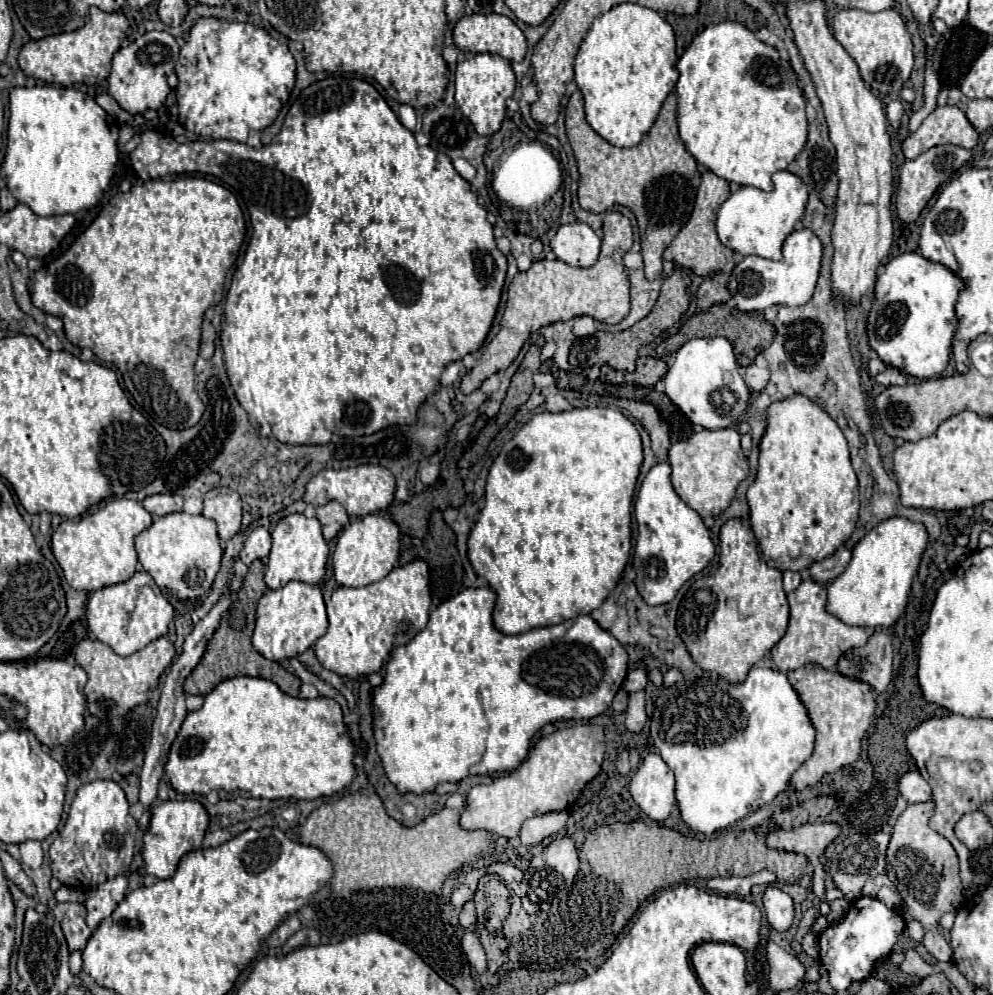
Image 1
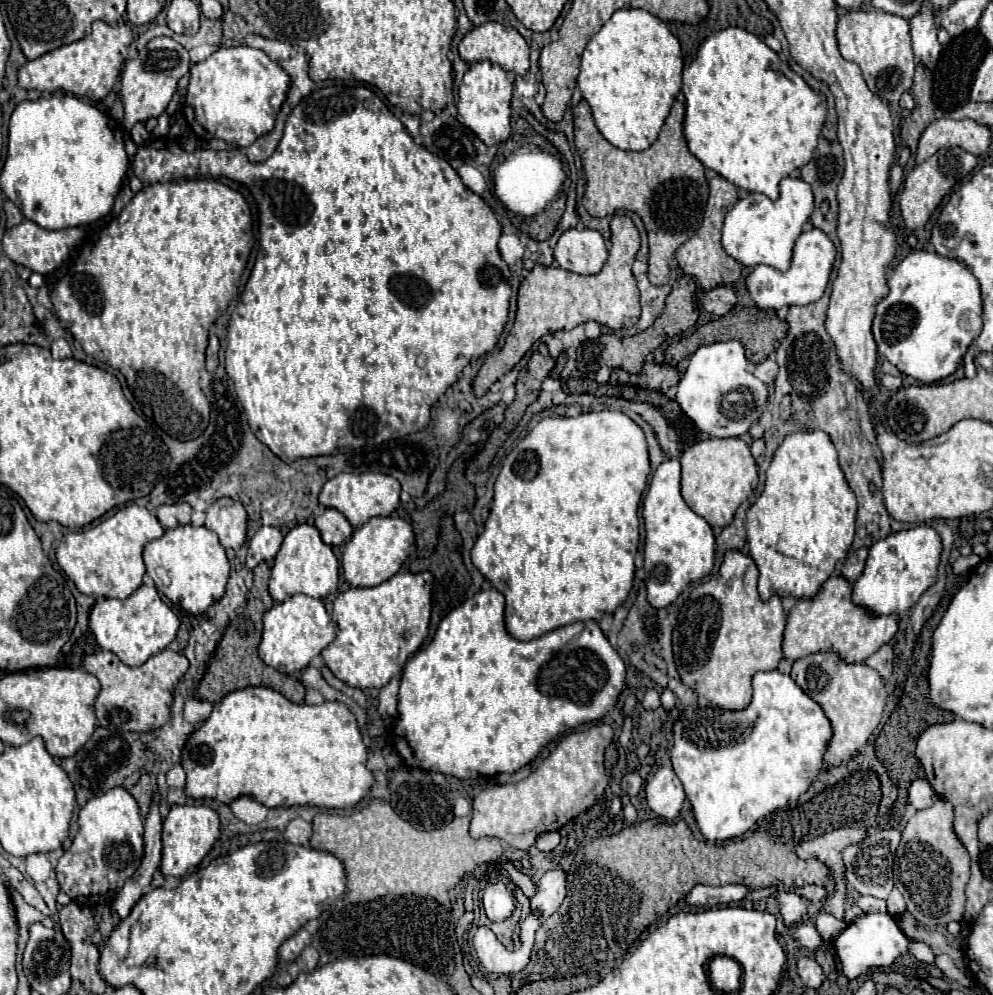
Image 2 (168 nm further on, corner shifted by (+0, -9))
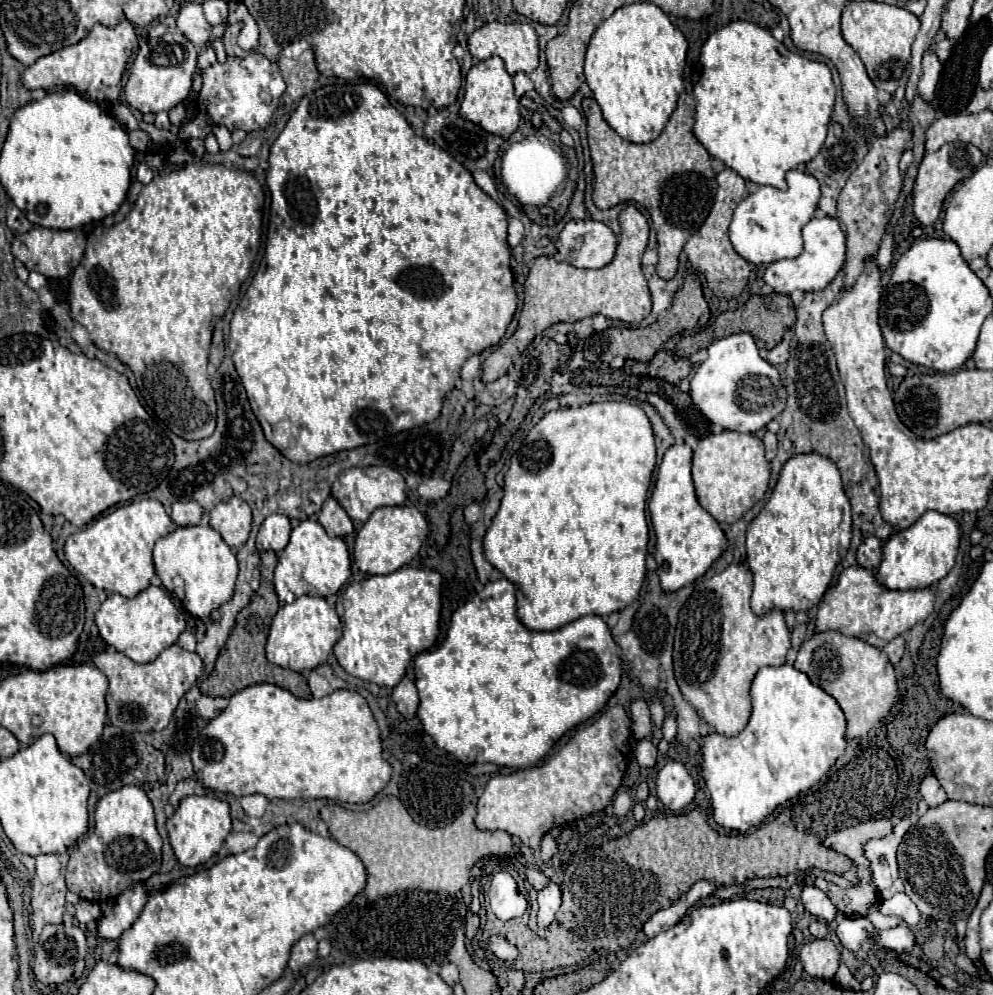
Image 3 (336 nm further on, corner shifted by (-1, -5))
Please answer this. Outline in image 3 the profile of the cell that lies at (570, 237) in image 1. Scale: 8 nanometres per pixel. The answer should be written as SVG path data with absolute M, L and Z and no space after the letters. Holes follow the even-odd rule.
M573 219L565 225L555 245L563 261L583 269L599 269L615 257L617 237L601 221Z

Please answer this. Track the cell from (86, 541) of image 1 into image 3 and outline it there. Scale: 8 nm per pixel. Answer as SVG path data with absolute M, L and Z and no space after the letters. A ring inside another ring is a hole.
M157 499L133 501L105 517L95 519L87 529L71 535L65 543L65 557L97 589L121 593L123 597L135 597L149 587L149 581L155 575L155 541L175 529L177 525L167 515L163 503Z

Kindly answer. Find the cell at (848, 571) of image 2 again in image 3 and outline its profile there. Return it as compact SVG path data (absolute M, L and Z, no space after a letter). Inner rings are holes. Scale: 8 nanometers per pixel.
M867 537L859 551L857 551L857 563L865 569L877 569L881 563L881 539L879 537Z

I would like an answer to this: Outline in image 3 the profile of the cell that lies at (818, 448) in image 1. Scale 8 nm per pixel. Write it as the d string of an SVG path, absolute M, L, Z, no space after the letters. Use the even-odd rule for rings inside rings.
M809 453L791 457L781 477L763 507L763 511L747 527L747 563L753 575L753 595L751 607L761 617L773 609L807 613L819 605L827 587L831 585L837 563L847 555L851 541L851 505L841 485L841 475L835 463L827 457Z

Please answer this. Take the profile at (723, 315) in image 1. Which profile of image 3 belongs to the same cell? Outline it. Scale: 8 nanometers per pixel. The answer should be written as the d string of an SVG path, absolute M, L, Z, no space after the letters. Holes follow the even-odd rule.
M771 293L771 295L753 295L743 307L739 307L737 311L725 311L721 313L715 323L705 331L705 333L699 333L699 335L693 335L693 337L687 337L687 341L681 341L679 343L679 355L687 357L691 353L695 353L697 349L701 349L703 345L707 347L713 339L721 339L721 337L727 337L727 335L733 335L733 333L741 333L741 331L747 331L755 337L757 341L757 347L761 349L773 349L785 335L787 329L791 329L795 325L795 307L793 307L793 301L791 297L787 295L779 295L779 293Z

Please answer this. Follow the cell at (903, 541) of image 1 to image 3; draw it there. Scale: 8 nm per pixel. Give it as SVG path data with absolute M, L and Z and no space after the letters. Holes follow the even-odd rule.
M925 511L917 523L911 527L897 531L883 545L883 561L877 569L877 579L887 589L923 589L941 581L955 565L955 557L959 553L961 527L959 521L951 515L943 515L939 511Z

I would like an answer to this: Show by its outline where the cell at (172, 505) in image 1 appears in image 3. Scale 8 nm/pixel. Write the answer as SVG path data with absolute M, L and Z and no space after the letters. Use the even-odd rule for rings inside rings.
M173 503L171 507L171 519L179 525L179 527L187 527L187 525L199 525L203 515L203 507L199 507L199 503Z

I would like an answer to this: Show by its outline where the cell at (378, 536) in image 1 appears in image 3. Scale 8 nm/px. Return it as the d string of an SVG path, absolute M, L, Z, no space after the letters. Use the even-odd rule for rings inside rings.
M407 505L379 507L371 513L371 517L365 521L365 525L355 537L353 545L355 563L363 573L369 575L393 573L399 567L407 565L419 553L423 541L427 539L427 533L429 533L429 523L417 507L407 507Z

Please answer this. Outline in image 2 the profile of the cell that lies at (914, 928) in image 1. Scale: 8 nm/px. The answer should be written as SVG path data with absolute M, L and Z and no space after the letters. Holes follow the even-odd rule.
M912 941L908 949L910 949L910 953L912 953L918 961L924 961L924 963L932 963L932 961L934 961L932 949L930 949L926 943L922 943L922 941Z

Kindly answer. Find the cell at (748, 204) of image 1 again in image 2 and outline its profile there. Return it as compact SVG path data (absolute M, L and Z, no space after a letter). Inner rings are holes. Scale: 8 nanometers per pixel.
M786 177L780 181L780 197L776 201L770 201L762 193L750 193L728 211L722 225L722 247L740 265L770 265L774 269L786 271L790 267L794 241L802 233L802 227L812 215L812 209L814 197L810 185L802 179Z

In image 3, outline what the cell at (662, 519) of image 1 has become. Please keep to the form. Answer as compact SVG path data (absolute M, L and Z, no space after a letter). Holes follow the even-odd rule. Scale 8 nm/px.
M675 443L665 451L657 473L657 483L649 499L649 513L657 535L655 561L663 591L677 591L701 577L713 561L727 549L727 537L719 523L699 505L691 479L693 451L687 443Z

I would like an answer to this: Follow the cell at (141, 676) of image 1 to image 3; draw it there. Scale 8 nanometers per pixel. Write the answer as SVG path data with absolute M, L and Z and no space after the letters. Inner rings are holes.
M179 645L167 647L153 663L141 665L125 657L123 653L109 649L96 654L93 663L107 675L107 717L111 725L131 731L161 731L167 727L179 699L193 687L205 669L203 659L197 653L189 653Z

